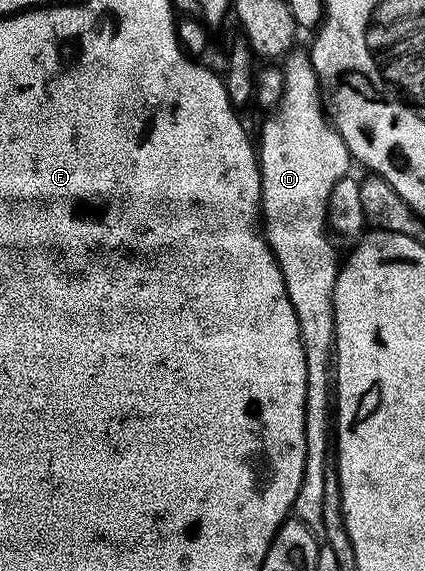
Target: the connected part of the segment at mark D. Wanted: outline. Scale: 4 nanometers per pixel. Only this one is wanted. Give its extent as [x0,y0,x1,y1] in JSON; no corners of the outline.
[259,50,351,526]

